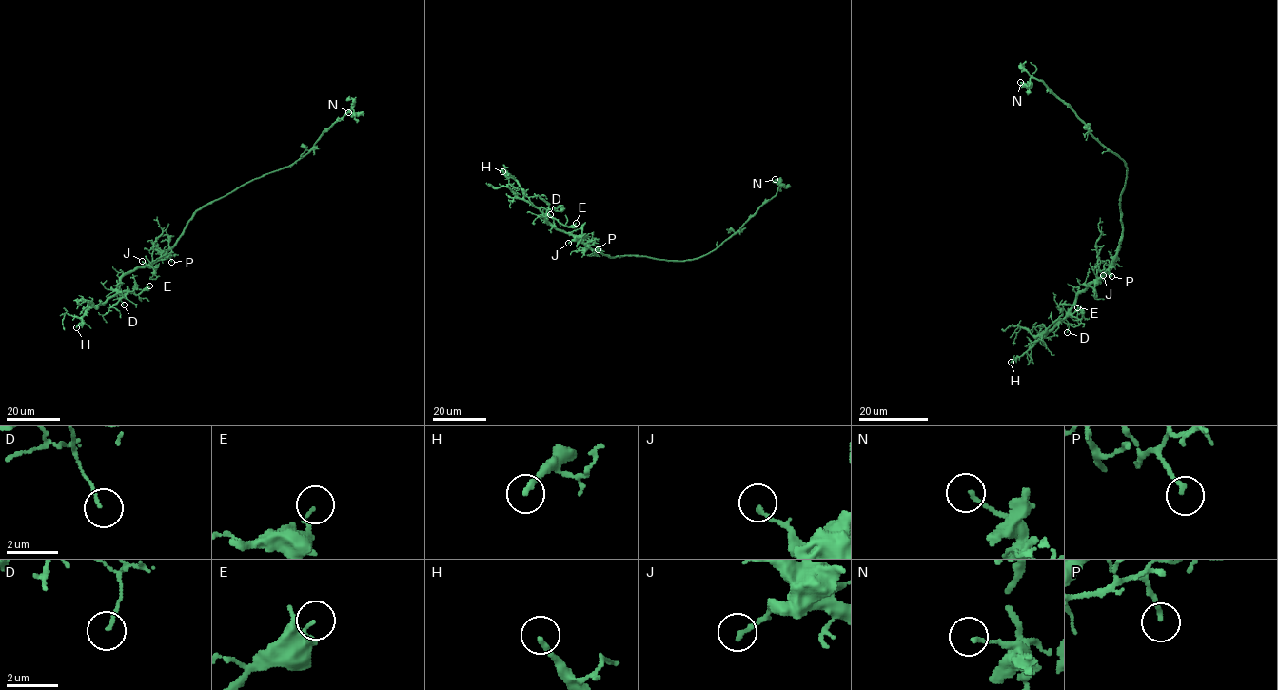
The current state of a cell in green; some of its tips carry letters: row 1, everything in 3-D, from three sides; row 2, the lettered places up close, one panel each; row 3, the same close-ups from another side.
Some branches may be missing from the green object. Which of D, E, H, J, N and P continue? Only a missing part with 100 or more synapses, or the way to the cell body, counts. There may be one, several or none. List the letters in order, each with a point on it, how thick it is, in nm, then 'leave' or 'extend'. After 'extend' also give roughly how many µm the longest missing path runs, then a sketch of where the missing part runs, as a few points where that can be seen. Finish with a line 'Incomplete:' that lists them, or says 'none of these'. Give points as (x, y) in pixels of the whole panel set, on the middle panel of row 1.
D: (550, 214) | 120 nm | leave
E: (576, 223) | 110 nm | leave
H: (502, 171) | 200 nm | extend | 40 µm | (502, 171), (491, 158), (434, 134)
J: (568, 243) | 180 nm | leave
N: (775, 179) | 160 nm | leave
P: (598, 249) | 160 nm | leave
Incomplete: H

